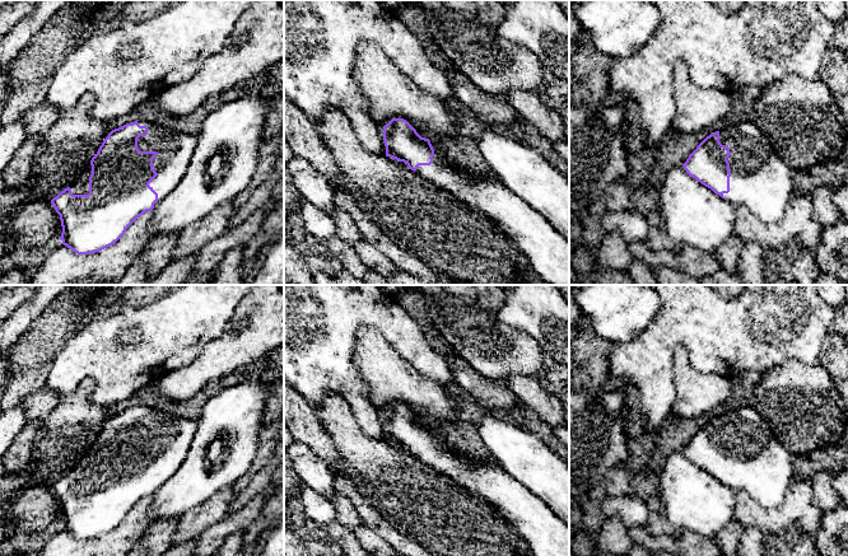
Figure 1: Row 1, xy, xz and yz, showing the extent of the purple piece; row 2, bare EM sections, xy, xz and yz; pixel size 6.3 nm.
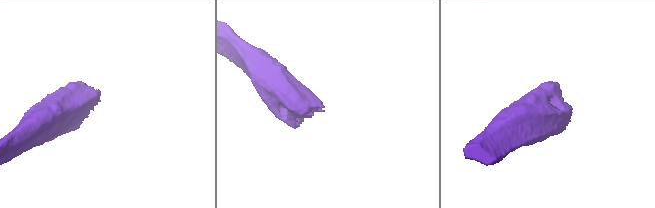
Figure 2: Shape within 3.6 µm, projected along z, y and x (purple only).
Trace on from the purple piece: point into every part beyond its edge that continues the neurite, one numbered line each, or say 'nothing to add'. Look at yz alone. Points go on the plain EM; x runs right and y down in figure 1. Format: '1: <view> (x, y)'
1: yz (760, 466)

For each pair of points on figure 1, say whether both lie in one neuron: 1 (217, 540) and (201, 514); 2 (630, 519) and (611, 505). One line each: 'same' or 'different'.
1: different
2: same

